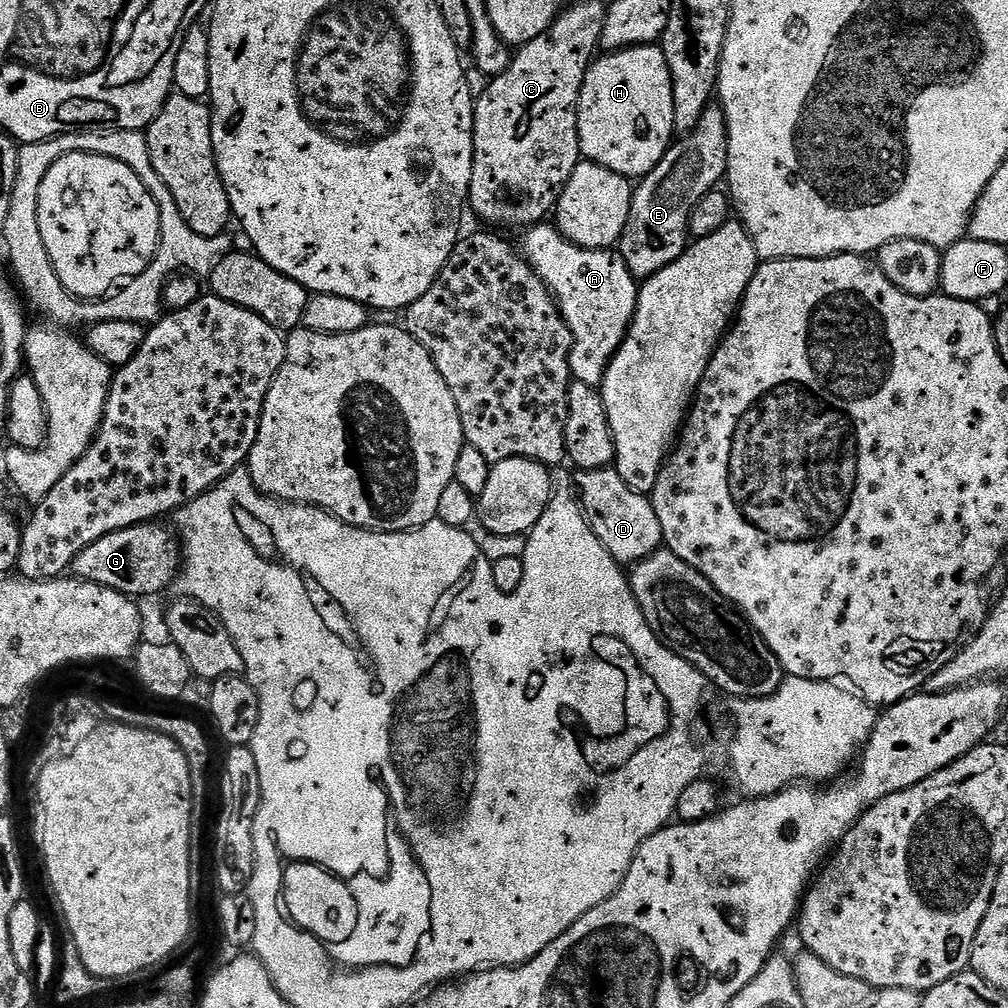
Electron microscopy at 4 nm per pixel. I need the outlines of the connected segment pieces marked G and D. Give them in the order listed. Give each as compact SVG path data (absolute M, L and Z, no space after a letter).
M160 522L135 524L98 538L98 542L86 546L86 550L74 558L71 575L133 598L156 596L163 588L171 589L182 567L182 545L177 533L162 525Z
M615 467L599 468L589 472L577 471L576 492L579 507L584 509L584 519L594 530L598 542L621 566L635 566L650 554L661 551L664 544L662 522L654 514L651 499L645 493L635 492L616 472Z

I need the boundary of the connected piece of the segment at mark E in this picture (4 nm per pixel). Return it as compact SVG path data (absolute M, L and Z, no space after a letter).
M710 106L702 114L698 126L687 134L681 135L669 147L668 153L658 162L658 166L649 172L635 185L630 206L630 218L620 236L618 251L623 256L626 266L637 278L653 276L658 270L670 266L689 247L688 220L692 216L694 206L702 202L707 192L713 191L716 184L725 179L728 171L728 127L724 110L719 106Z

